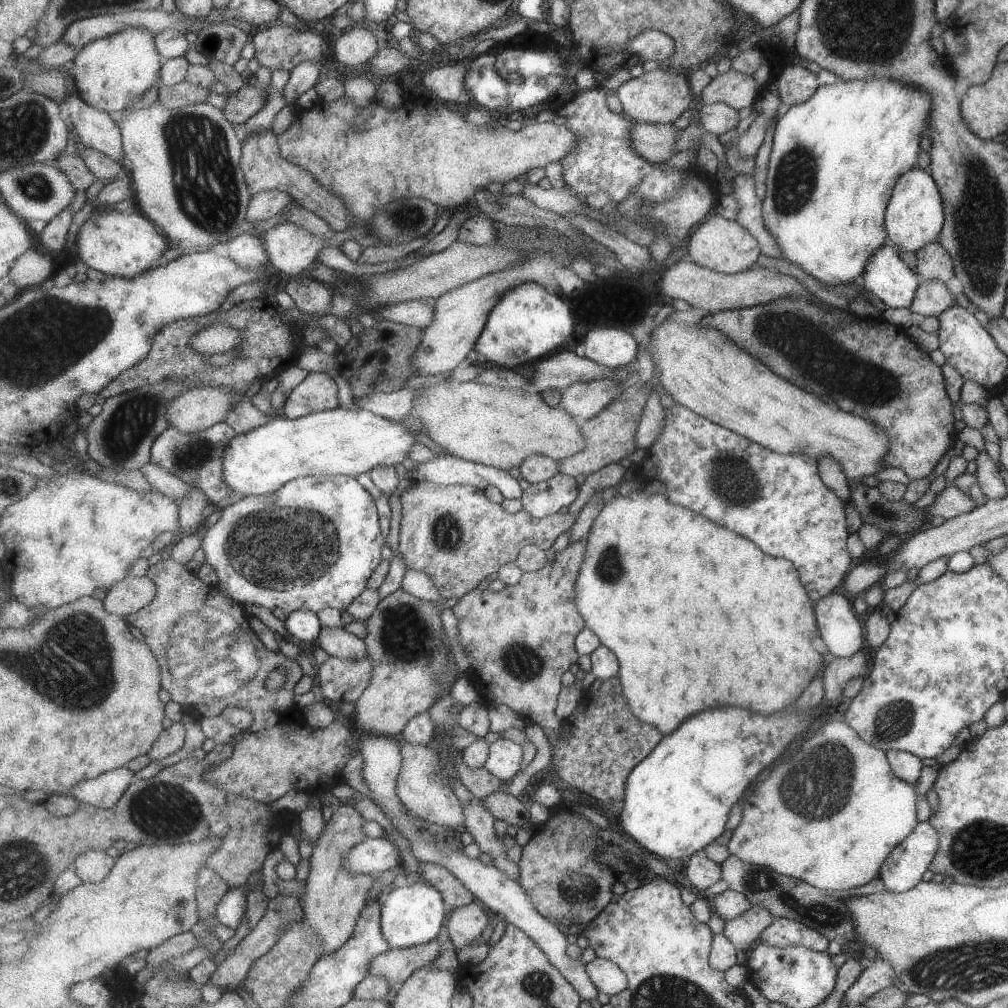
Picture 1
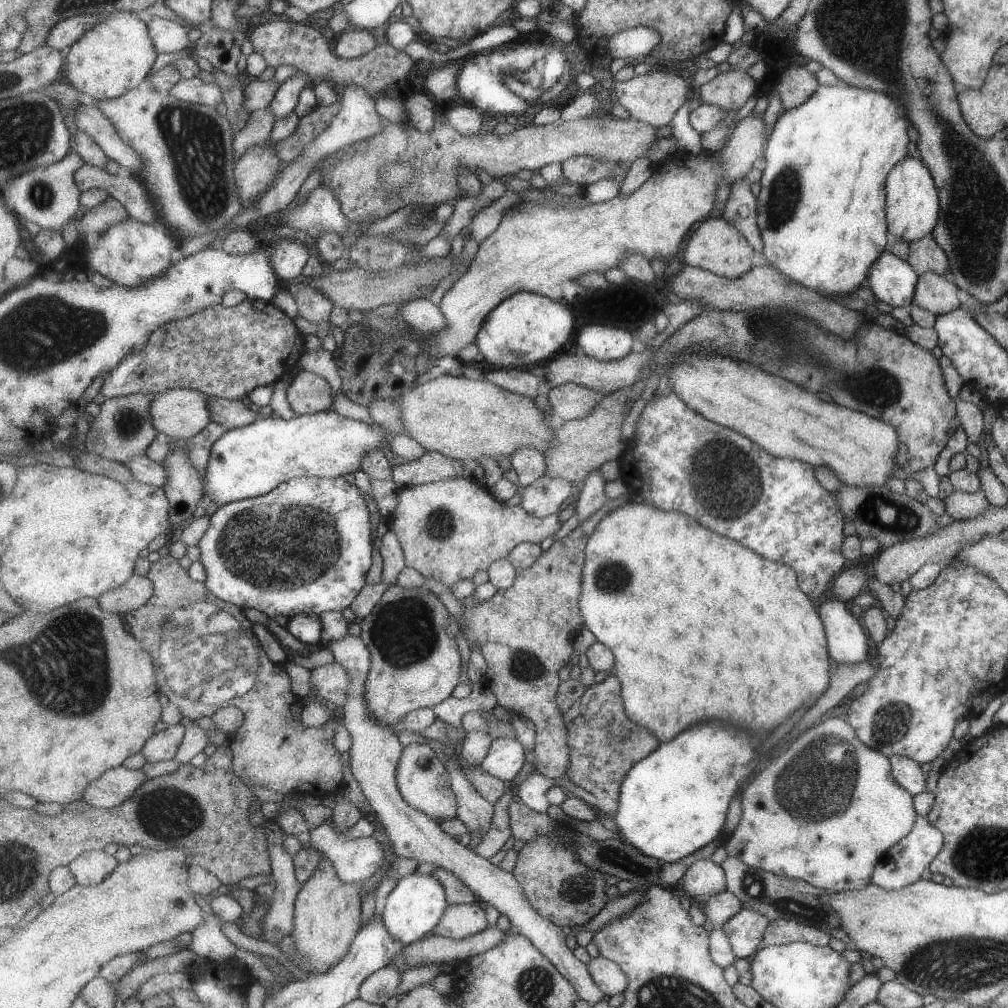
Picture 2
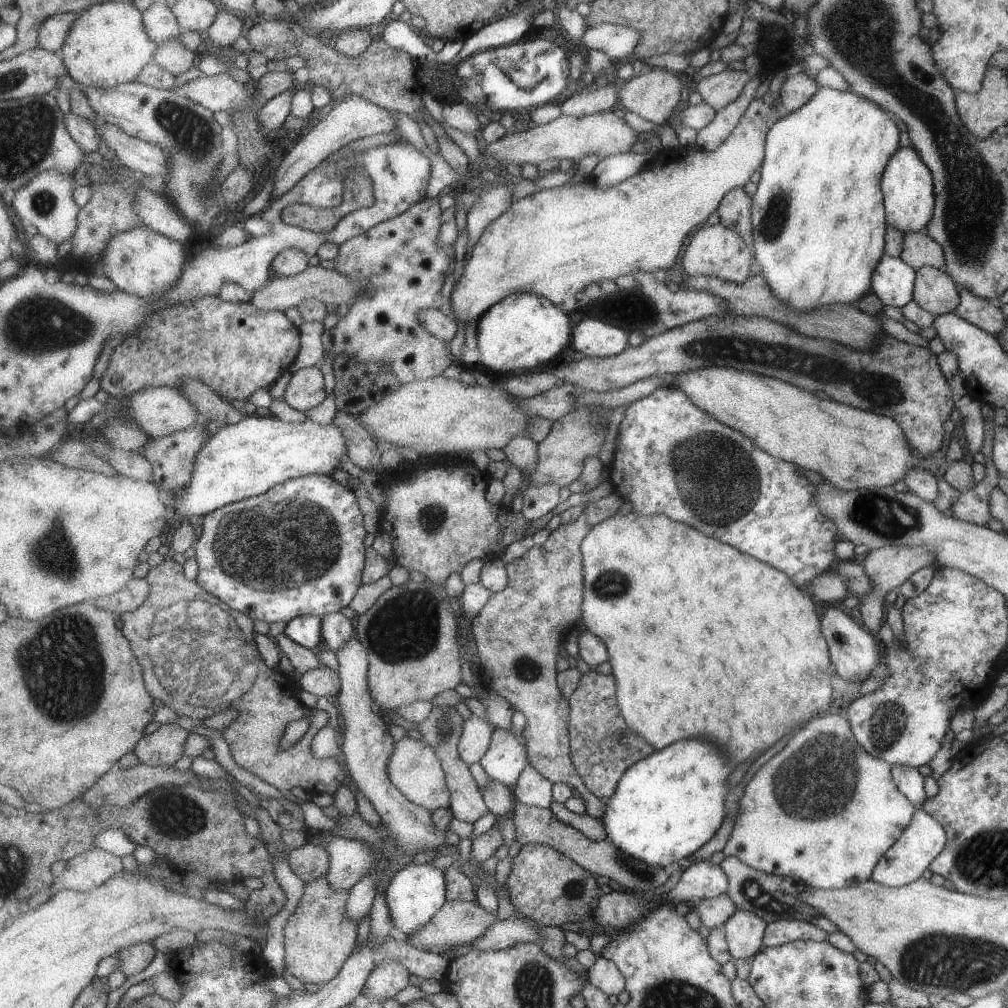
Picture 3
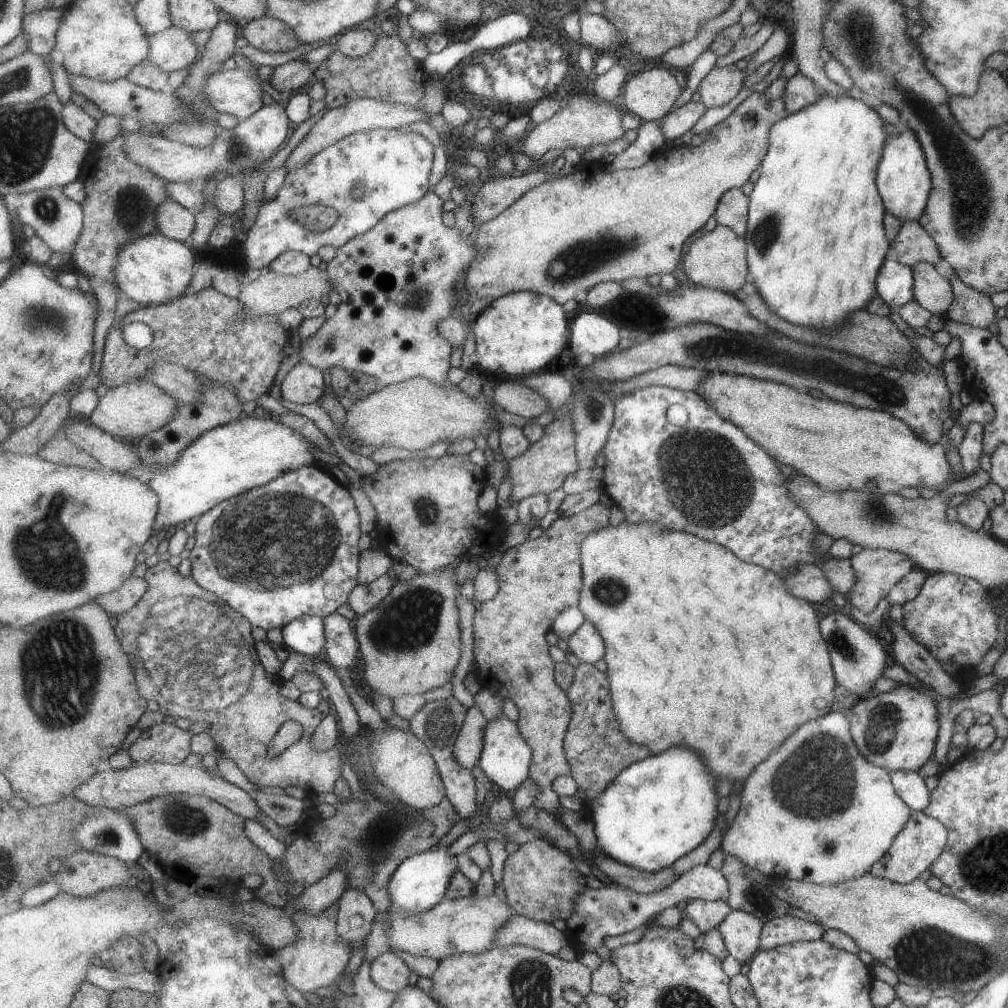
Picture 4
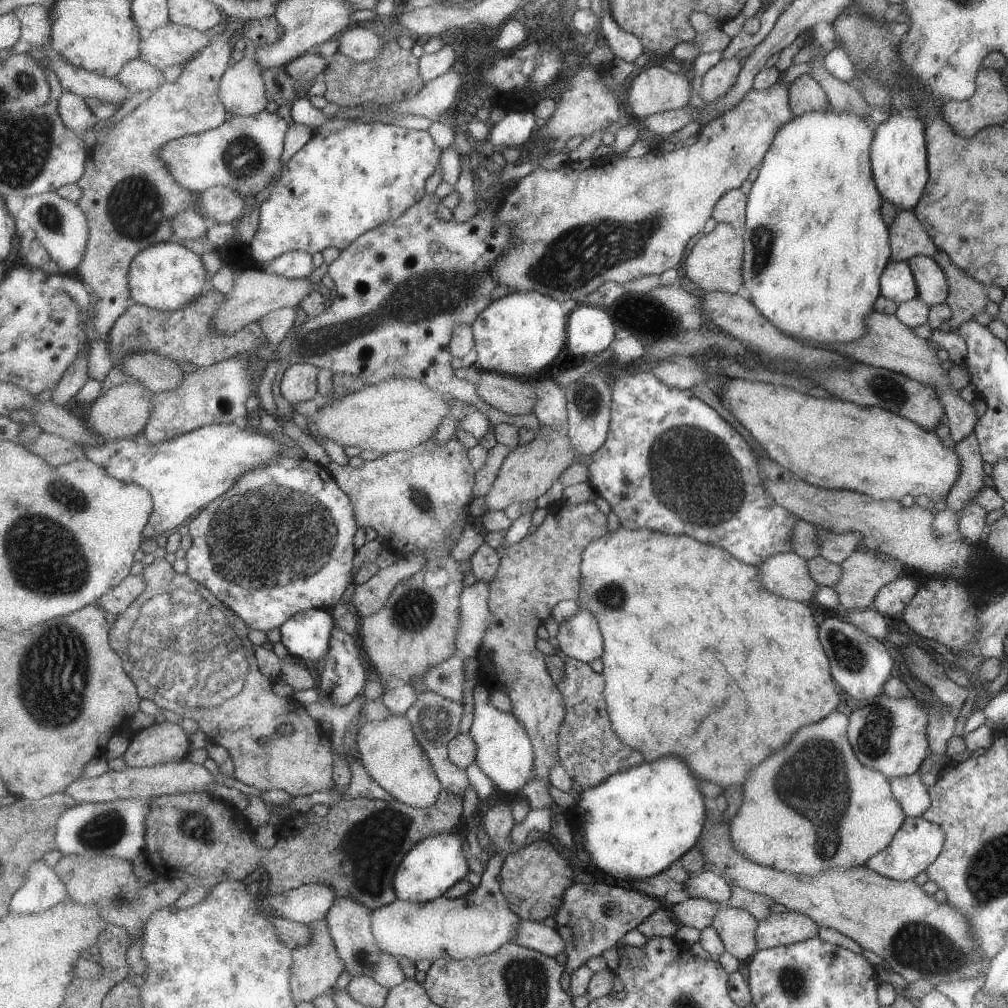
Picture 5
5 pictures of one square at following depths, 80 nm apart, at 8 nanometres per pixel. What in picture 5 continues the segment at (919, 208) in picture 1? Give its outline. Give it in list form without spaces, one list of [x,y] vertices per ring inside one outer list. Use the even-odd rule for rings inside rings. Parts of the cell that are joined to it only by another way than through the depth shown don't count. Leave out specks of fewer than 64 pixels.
[[[890,112],[888,119],[877,126],[870,145],[872,176],[880,196],[898,210],[914,211],[928,184],[927,145],[924,139],[925,120],[912,112]]]

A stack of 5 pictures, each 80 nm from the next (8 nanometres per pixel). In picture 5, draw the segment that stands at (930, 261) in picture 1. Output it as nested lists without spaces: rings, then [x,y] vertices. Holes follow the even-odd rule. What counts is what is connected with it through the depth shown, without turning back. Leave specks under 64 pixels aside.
[[[899,210],[888,226],[888,236],[893,261],[907,262],[917,255],[932,259],[937,252],[932,237],[914,211]]]

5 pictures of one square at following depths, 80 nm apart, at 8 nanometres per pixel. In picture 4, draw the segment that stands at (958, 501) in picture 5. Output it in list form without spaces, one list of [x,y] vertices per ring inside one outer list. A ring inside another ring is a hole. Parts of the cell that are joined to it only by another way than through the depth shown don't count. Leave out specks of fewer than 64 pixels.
[[[971,421],[965,428],[961,442],[956,446],[962,464],[962,476],[966,477],[979,468],[979,455],[982,453],[982,424]]]

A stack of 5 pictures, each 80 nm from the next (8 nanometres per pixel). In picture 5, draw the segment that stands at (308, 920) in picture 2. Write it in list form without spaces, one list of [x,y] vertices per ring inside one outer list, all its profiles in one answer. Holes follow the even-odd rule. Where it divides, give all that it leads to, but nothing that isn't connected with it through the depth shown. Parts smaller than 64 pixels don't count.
[[[322,918],[321,920],[307,924],[309,936],[308,943],[302,947],[297,947],[292,950],[293,964],[291,971],[291,984],[292,984],[292,995],[294,996],[295,1002],[303,1002],[315,1000],[317,996],[325,995],[326,992],[337,984],[341,972],[346,970],[344,958],[338,951],[336,940],[333,938],[332,932],[330,931],[330,924],[328,918]]]

